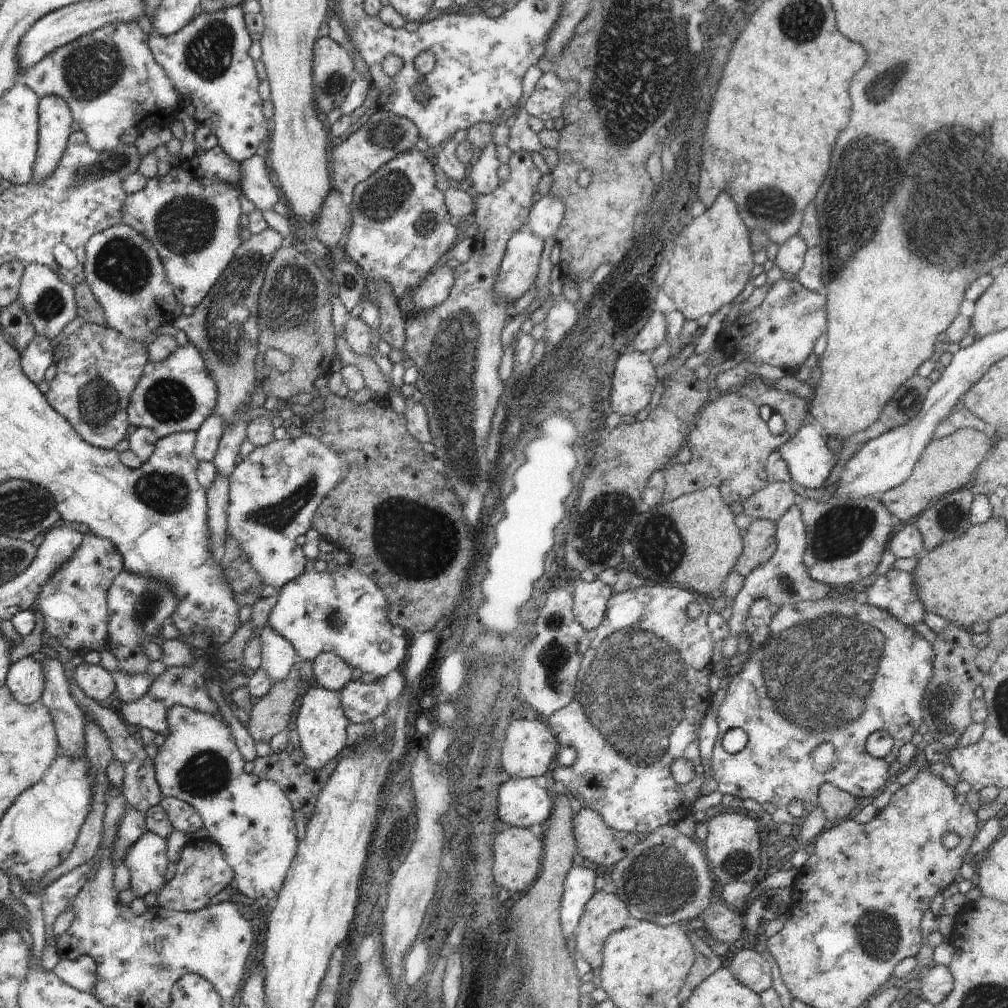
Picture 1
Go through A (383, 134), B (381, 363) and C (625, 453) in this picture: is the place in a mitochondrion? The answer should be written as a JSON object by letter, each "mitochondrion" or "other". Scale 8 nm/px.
{"A":"mitochondrion","B":"other","C":"other"}

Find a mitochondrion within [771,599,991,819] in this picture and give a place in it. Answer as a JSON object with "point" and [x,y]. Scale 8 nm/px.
{"point":[945,689]}

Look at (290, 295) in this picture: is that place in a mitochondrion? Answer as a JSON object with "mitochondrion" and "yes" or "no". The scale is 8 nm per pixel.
{"mitochondrion":"yes"}

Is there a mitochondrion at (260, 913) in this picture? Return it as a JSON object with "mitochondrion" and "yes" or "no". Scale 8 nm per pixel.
{"mitochondrion":"no"}

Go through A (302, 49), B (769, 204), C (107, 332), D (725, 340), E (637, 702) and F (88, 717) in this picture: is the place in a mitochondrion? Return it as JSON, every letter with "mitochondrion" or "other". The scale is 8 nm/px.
{"A":"other","B":"mitochondrion","C":"other","D":"other","E":"mitochondrion","F":"other"}

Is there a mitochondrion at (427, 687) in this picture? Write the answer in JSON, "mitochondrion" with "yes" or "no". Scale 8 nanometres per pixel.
{"mitochondrion":"no"}

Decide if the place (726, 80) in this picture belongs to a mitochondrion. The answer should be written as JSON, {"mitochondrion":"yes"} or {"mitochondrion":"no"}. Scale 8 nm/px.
{"mitochondrion":"no"}

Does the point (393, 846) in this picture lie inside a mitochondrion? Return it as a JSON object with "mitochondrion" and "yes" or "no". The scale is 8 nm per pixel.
{"mitochondrion":"no"}

